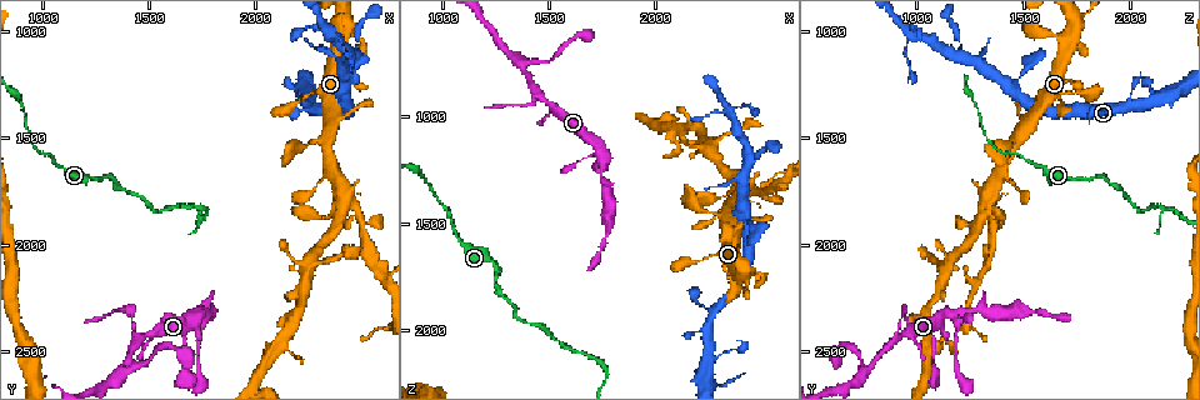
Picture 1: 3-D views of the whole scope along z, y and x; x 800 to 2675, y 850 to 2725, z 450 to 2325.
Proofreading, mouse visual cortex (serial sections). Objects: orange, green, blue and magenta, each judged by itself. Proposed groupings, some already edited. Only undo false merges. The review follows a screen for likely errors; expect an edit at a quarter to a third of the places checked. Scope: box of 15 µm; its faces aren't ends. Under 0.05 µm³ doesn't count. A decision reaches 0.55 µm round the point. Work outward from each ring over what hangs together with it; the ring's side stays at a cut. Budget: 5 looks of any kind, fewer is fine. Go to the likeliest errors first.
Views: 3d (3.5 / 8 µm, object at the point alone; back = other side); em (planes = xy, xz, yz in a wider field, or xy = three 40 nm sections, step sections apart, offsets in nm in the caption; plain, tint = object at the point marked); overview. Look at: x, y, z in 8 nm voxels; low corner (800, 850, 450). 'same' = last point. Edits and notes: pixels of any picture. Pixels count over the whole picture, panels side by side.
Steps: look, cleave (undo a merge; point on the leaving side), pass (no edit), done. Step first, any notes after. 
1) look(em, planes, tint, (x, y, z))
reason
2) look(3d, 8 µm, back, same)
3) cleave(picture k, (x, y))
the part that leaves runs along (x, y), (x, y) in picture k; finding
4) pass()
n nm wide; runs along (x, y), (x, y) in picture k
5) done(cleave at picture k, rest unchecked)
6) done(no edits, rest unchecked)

look(3d, 3.5 µm, back, (1450, 2440, 920))
three-way junction

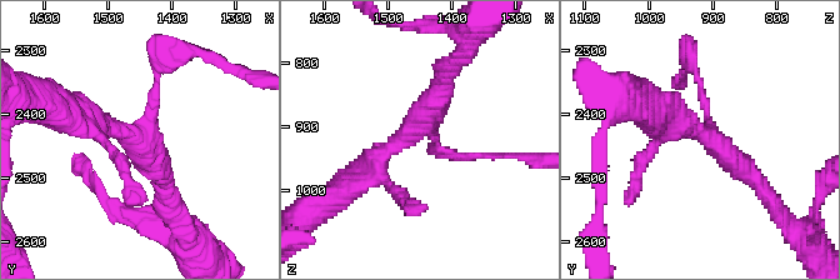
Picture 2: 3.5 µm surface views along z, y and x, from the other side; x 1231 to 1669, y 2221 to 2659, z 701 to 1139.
look(em, planes, tint, (1465, 2435, 905))

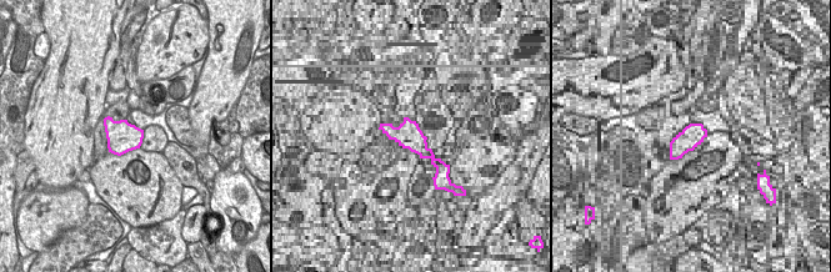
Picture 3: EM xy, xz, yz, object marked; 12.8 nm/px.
pass()
arms of 100, 300, 300 nm; all the same cell

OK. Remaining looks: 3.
look(3d, 3.5 µm, (2440, 1000, 1740))
four-way junction

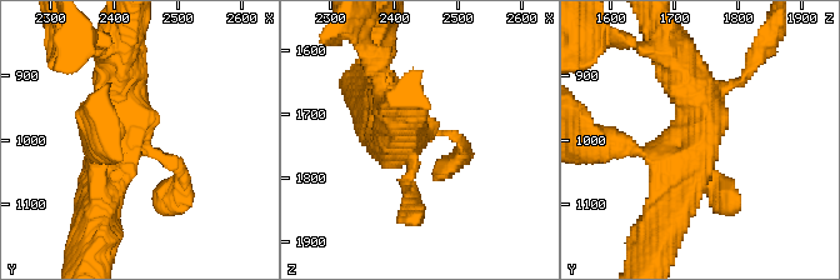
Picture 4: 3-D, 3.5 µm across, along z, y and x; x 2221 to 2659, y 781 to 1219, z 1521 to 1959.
look(em, xy, step 2, tint, same)
4 arms; arms of 150, 200, 500, 500 nm

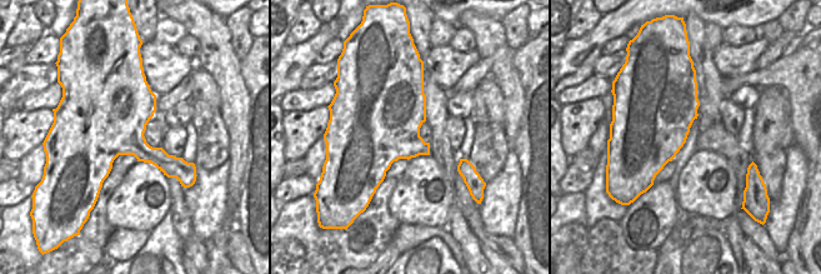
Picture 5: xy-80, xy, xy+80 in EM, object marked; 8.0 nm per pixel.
pass()
600 nm wide; runs along (101, 203), (121, 130), (118, 53) in picture 4; all the same cell

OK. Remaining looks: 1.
done(no edits, rest unchecked)

